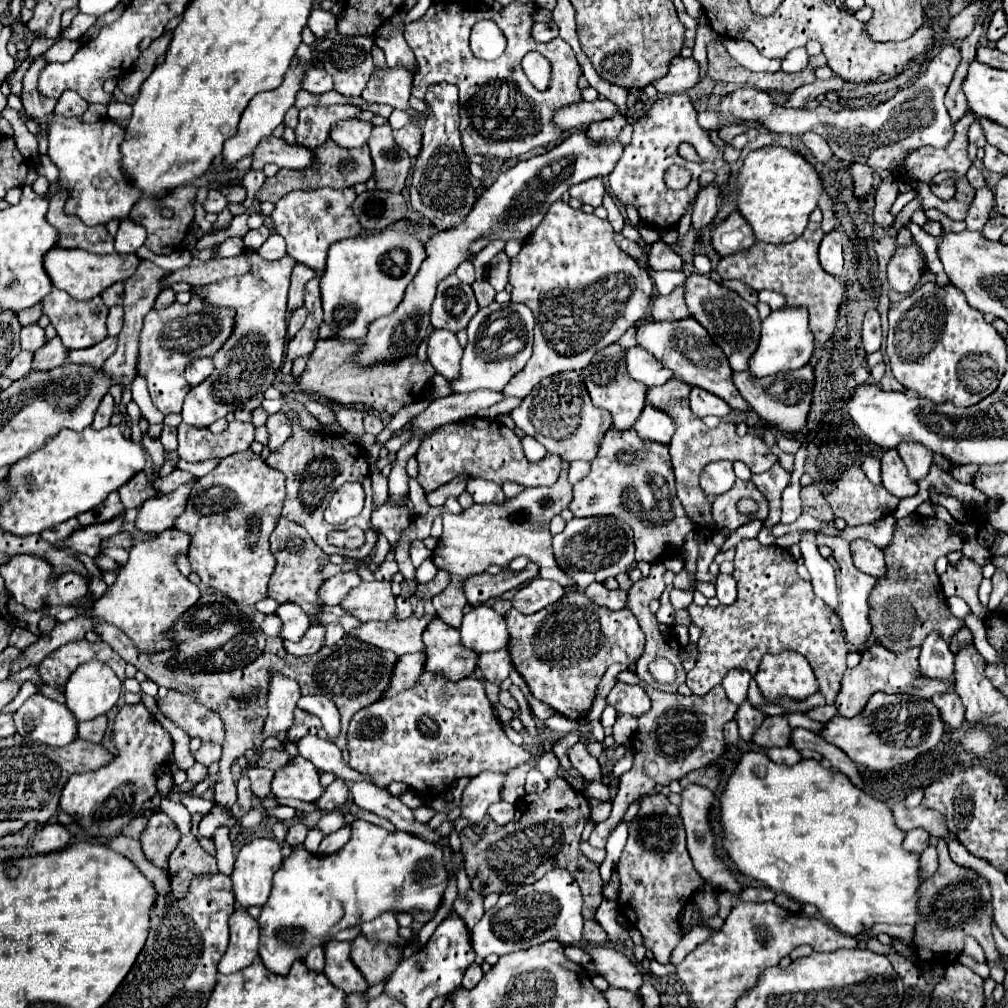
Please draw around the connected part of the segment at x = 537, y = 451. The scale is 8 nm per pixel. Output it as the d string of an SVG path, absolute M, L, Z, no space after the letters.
M532 436L522 438L522 448L524 448L524 454L530 462L540 462L546 454L546 448L540 442L536 442L536 438L532 438Z

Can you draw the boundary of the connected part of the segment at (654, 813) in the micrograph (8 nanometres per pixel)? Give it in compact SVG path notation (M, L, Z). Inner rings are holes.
M648 794L640 800L640 810L630 822L628 842L616 870L620 876L618 904L622 912L630 924L638 928L654 960L668 964L672 950L680 942L682 908L702 888L704 880L698 876L688 856L680 812L664 794Z

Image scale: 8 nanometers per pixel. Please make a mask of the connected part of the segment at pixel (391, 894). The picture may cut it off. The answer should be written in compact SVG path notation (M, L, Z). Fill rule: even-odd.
M356 820L352 824L352 836L348 844L330 854L314 856L304 848L294 848L288 858L284 858L280 872L274 876L274 888L268 902L262 906L258 916L260 924L260 958L276 974L288 974L294 960L302 960L310 948L326 944L330 934L344 928L358 926L362 922L374 920L382 912L436 912L440 906L444 888L448 882L444 854L440 844L430 844L408 832L388 832L380 826L374 826L366 820Z

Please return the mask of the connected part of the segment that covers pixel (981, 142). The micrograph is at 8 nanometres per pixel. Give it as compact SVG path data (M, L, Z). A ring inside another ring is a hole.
M974 120L972 126L970 126L970 132L968 132L968 138L972 144L976 144L978 148L984 148L986 146L986 136L984 136L984 130L980 128L980 122Z

